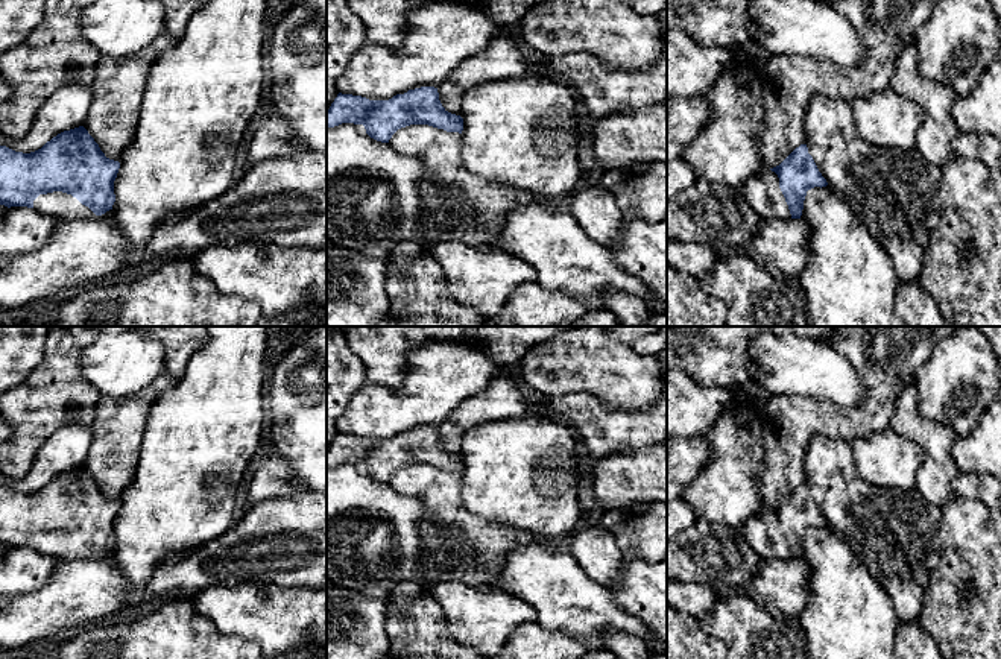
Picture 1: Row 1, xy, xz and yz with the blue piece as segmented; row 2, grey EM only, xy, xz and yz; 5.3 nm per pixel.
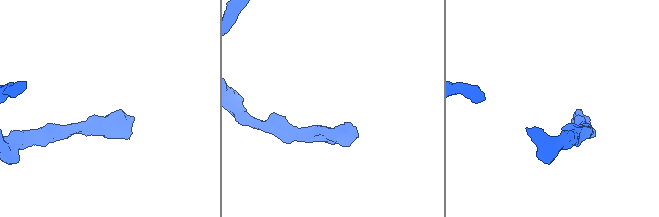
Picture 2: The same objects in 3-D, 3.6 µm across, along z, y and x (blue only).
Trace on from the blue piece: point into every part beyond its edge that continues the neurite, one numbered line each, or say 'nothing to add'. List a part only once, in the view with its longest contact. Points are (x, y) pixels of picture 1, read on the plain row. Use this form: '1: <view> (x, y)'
1: xy (61, 545)

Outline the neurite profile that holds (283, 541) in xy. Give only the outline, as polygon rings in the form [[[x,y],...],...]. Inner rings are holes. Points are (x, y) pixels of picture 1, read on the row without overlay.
[[[310,489],[240,510],[238,519],[228,531],[185,554],[166,557],[143,589],[134,589],[111,557],[59,559],[41,589],[2,603],[0,648],[18,648],[36,641],[55,642],[65,630],[96,624],[126,606],[167,597],[179,589],[194,591],[217,583],[235,586],[248,582],[327,586],[327,492]]]

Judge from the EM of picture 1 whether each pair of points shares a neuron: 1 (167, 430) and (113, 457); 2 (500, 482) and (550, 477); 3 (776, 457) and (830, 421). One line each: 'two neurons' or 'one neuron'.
1: two neurons
2: one neuron
3: one neuron

